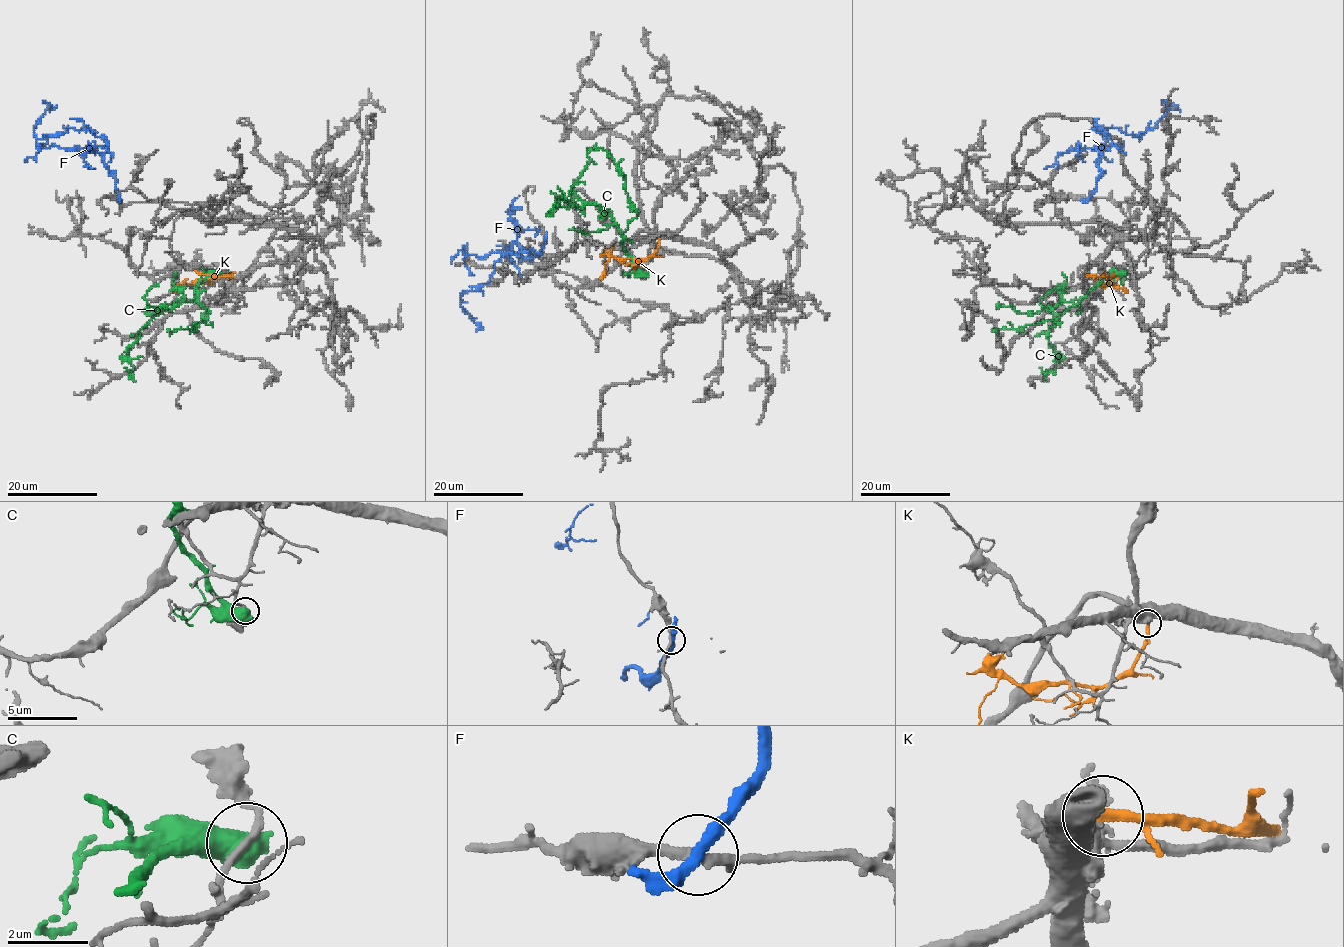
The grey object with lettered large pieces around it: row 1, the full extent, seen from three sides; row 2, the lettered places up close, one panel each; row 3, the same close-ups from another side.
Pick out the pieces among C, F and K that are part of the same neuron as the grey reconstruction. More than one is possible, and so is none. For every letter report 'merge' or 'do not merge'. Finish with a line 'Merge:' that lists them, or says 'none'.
C: do not merge
F: do not merge
K: do not merge
Merge: none

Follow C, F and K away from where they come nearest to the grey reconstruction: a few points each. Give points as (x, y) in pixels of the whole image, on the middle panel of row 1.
C: (646, 273), (635, 265), (618, 224), (601, 206), (577, 208), (562, 199), (554, 210), (555, 195), (562, 197)
F: (544, 240), (533, 256), (503, 256), (478, 289), (463, 291), (459, 304), (475, 330)
K: (659, 239), (657, 249), (645, 259), (611, 257), (604, 266), (604, 276), (600, 278)

